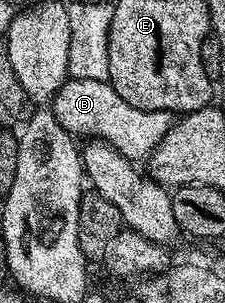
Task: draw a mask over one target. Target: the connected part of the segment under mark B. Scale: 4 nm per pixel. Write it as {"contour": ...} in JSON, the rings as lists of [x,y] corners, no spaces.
{"contour":[[[68,78],[53,96],[50,109],[55,120],[71,135],[110,143],[131,162],[147,159],[176,121],[170,111],[138,110],[112,84],[98,79]]]}

